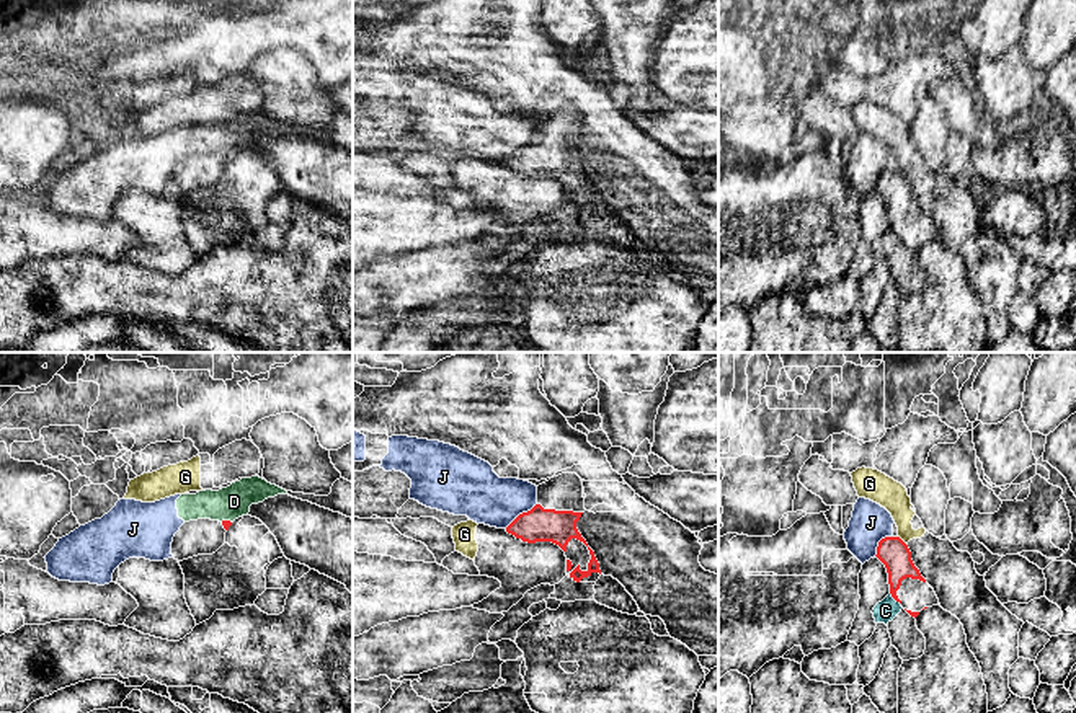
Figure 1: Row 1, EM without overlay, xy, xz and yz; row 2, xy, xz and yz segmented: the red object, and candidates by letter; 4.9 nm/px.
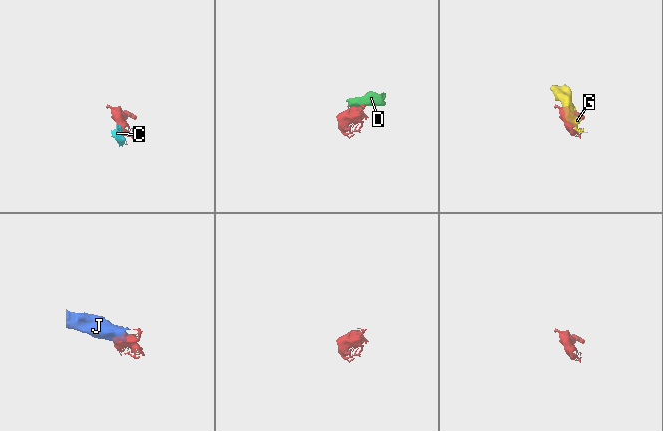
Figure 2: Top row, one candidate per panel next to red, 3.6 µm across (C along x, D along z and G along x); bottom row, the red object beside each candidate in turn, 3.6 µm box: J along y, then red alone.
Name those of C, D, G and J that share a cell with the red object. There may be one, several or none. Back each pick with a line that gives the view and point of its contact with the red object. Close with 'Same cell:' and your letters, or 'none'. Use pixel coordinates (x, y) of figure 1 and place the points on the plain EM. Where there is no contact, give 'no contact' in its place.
Same cell: none

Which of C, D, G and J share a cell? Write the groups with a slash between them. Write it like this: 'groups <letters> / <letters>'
groups C / D J / G

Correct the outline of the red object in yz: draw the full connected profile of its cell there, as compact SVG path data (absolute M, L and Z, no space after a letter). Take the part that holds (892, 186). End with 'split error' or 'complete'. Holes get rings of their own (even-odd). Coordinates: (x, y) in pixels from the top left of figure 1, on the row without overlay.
M885 171L875 189L887 202L891 232L911 250L940 240L934 224L921 210L911 194L908 179L900 171Z; split error

